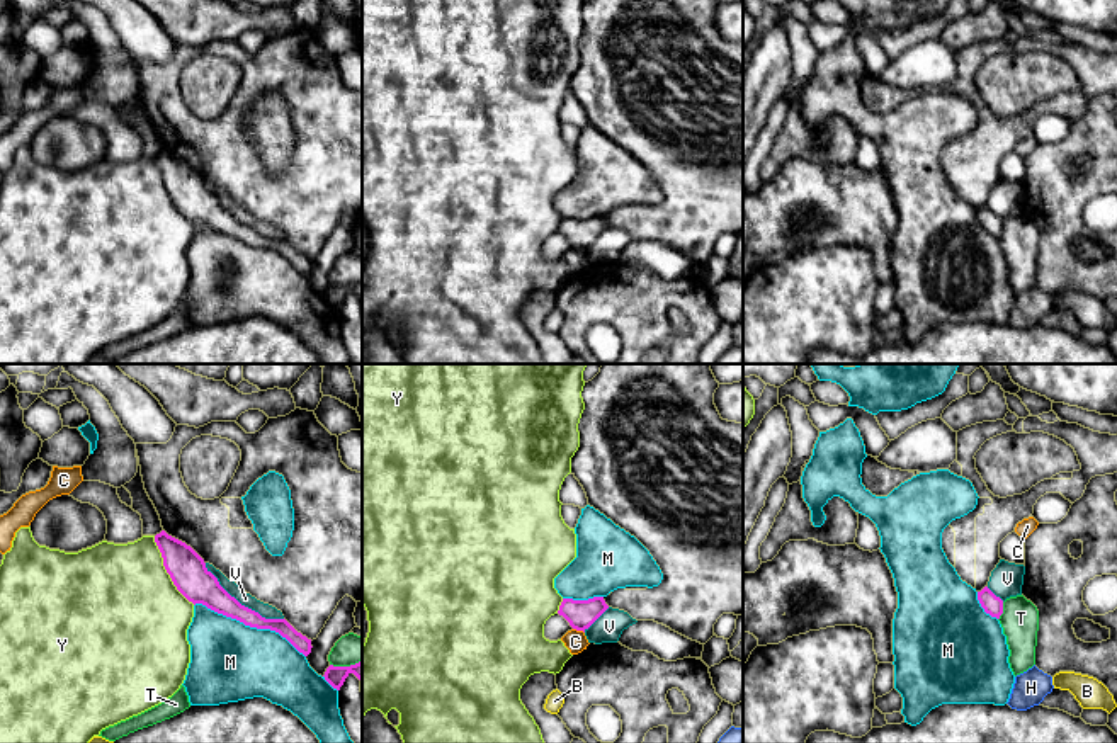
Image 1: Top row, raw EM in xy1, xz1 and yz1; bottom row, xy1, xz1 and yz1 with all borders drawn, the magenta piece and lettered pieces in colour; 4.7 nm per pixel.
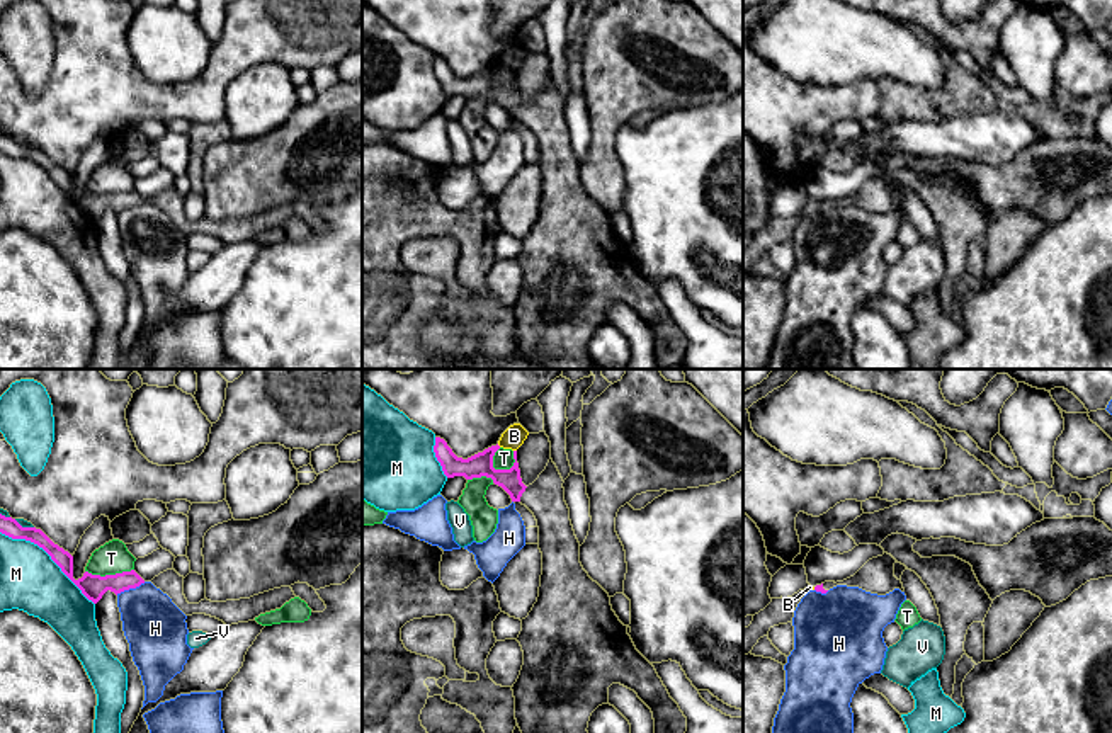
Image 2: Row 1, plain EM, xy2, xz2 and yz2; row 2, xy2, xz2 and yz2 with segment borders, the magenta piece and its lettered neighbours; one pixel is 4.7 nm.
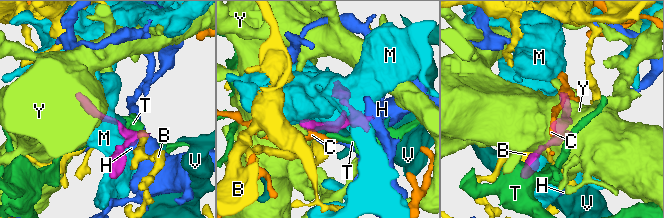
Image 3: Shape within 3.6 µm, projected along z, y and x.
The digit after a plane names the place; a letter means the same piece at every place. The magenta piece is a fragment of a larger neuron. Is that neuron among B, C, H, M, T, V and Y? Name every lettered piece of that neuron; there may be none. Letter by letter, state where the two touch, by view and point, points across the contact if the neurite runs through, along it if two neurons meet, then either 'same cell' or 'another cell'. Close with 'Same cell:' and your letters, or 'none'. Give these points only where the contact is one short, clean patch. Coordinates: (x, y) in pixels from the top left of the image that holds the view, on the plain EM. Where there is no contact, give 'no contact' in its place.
B: no contact; another cell
C: meets magenta in xz1 at (578, 249); border along xz1 (573, 247), (584, 252); another cell
H: meets magenta in xy2 at (130, 206); another cell
M: meets magenta in xy1 at (250, 245); another cell
T: meets magenta in xz2 at (510, 87); another cell
V: meets magenta in xy1 at (240, 223); another cell
Y: meets magenta in xy1 at (167, 191); border along xy1 (153, 155), (162, 184), (172, 203), (194, 223); another cell
Same cell: none

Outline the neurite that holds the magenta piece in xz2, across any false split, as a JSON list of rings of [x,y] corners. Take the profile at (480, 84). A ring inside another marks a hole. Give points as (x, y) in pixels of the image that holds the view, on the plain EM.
[[[440,56],[434,65],[447,97],[491,97],[537,139],[541,206],[537,221],[522,238],[517,260],[524,284],[512,306],[522,354],[542,369],[588,369],[590,335],[599,325],[609,323],[609,306],[621,303],[651,328],[658,367],[682,364],[687,337],[655,286],[636,269],[627,245],[612,230],[609,213],[580,182],[580,162],[556,83],[549,78],[539,97],[525,105],[517,70],[510,88],[493,87],[498,68],[496,63],[462,78]]]

